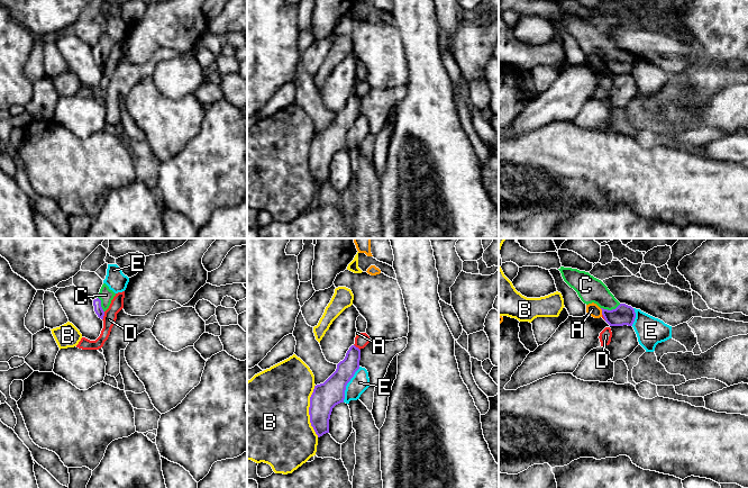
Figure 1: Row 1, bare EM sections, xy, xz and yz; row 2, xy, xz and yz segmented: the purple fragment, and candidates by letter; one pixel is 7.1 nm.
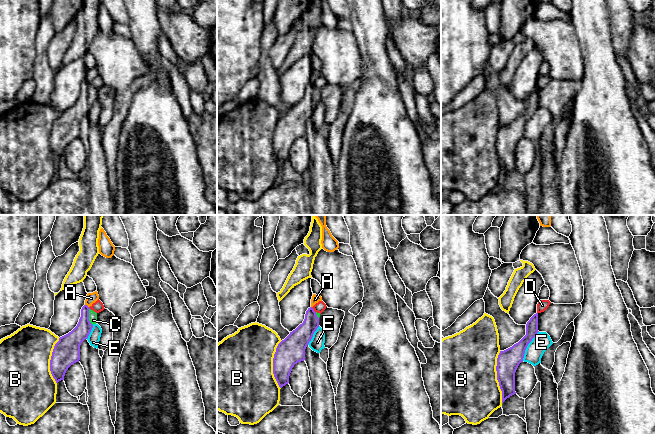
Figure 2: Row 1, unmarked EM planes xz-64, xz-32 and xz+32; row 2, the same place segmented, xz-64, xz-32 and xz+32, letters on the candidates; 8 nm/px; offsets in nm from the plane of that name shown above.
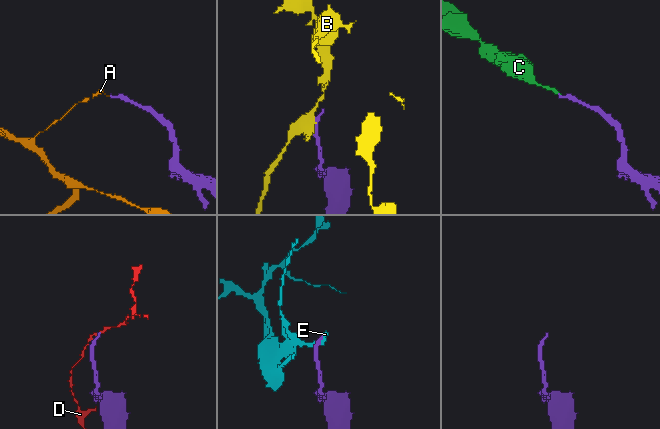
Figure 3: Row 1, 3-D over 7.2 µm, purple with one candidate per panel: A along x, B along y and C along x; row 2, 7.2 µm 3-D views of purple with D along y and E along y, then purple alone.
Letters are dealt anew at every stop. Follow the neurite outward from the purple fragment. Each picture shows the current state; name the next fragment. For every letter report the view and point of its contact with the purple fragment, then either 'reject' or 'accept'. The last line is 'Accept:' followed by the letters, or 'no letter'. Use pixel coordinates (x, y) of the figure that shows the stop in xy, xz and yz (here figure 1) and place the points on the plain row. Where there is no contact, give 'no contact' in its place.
A: yz (602, 60) | reject
B: xz (309, 159) | reject
C: yz (610, 59) | accept
D: xy (103, 63) | reject
E: xz (346, 133) | reject
Accept: C

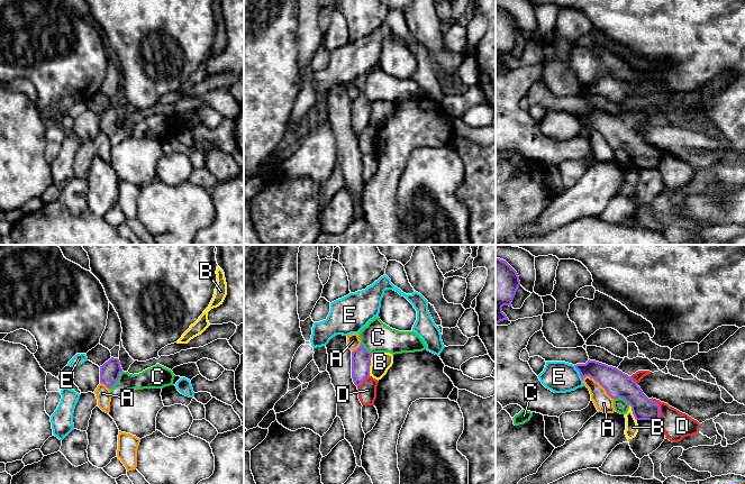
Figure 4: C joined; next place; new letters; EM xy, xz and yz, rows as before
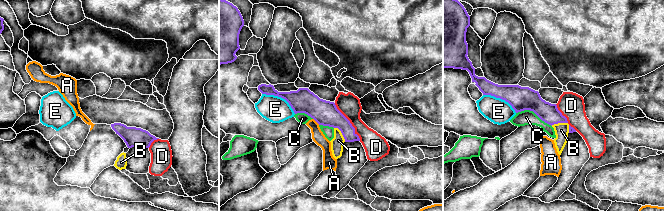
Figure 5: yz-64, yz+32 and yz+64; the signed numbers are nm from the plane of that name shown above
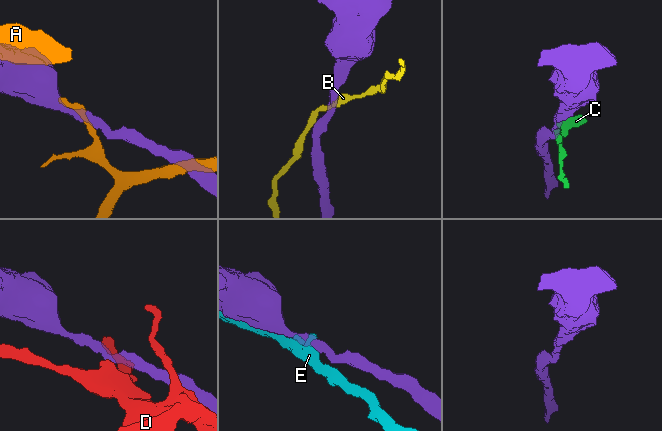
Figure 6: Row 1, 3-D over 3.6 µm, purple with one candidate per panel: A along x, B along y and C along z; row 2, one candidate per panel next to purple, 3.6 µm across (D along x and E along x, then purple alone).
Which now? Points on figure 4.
A: yz (598, 130) | reject
B: xz (370, 113) | reject
C: xy (117, 128) | reject
D: yz (659, 156) | reject
E: yz (579, 120) | reject
Accept: no letter

